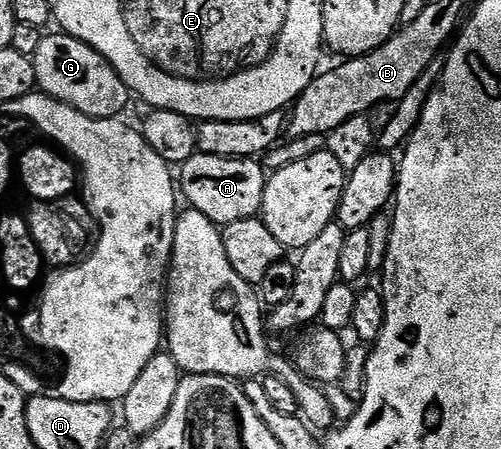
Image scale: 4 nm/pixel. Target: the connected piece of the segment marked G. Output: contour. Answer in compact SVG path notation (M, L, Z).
M63 33L45 34L34 56L36 85L51 99L62 101L78 113L86 113L95 119L115 119L126 109L130 101L128 87L118 73L90 45Z

